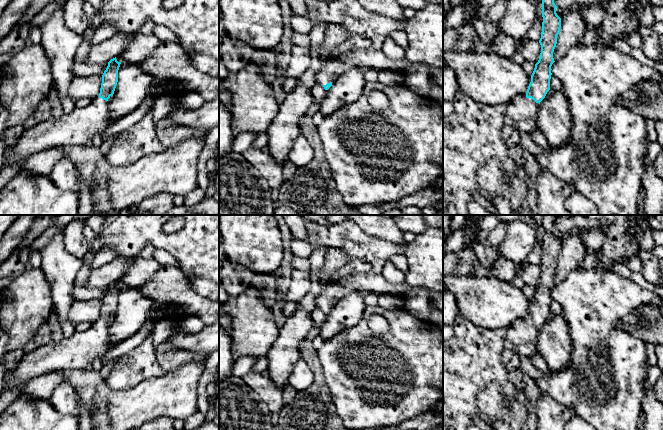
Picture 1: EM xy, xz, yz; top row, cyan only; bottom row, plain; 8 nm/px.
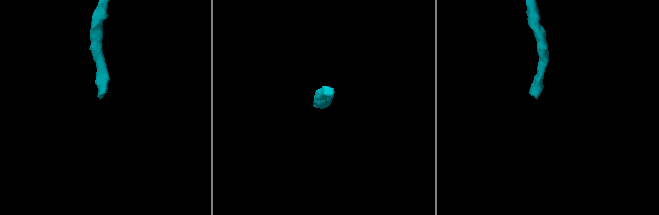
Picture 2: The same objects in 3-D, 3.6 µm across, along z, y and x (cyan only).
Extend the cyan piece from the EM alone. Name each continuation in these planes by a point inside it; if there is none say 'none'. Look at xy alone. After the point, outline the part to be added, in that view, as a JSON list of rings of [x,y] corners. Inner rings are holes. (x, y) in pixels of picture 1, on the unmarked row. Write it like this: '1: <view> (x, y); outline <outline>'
1: xy (78, 351); outline [[[102,322],[90,325],[87,330],[78,331],[59,342],[50,342],[37,349],[26,352],[16,368],[6,373],[4,389],[22,389],[30,380],[55,370],[74,370],[91,368],[96,357],[102,358],[113,347],[109,336],[109,326]]]

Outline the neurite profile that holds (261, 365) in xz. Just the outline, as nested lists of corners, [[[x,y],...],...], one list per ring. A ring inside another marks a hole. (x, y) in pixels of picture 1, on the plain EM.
[[[267,355],[260,358],[251,368],[250,372],[259,372],[262,373],[263,371],[267,370],[268,367],[268,360]]]

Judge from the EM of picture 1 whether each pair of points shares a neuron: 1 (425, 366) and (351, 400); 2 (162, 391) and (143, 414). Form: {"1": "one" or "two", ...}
{"1": "one", "2": "one"}

